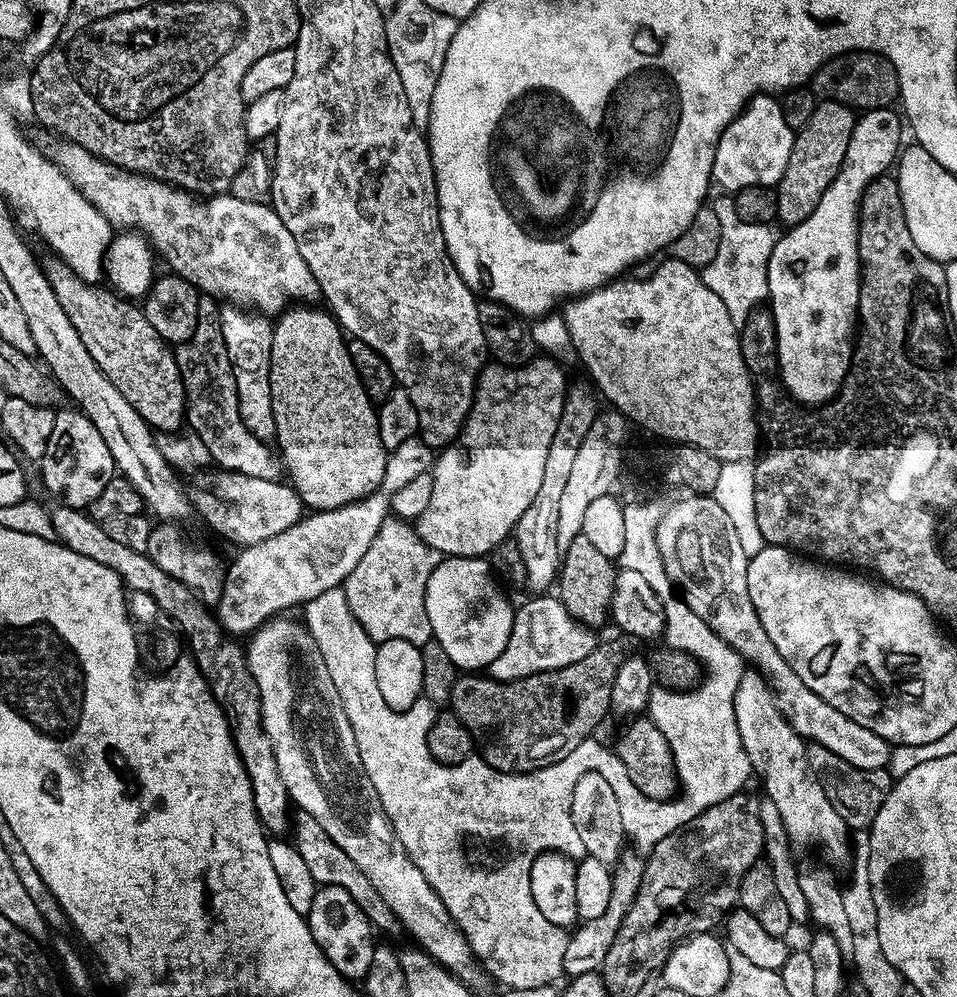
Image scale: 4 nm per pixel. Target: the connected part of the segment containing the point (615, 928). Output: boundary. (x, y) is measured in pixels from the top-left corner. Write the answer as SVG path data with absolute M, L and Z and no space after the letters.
M625 849L620 854L620 859L614 868L612 875L612 892L610 894L610 903L607 906L605 914L596 920L589 920L581 923L568 939L566 952L563 954L563 970L565 975L575 977L584 973L595 972L601 969L604 964L605 956L613 945L617 932L621 930L622 920L629 913L630 906L633 905L634 898L641 888L642 874L645 861L637 858L635 849Z

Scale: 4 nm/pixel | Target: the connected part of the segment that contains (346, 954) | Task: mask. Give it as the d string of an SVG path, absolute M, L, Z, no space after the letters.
M320 886L306 919L314 934L314 942L318 942L322 954L334 966L334 970L338 970L338 974L347 980L363 981L370 970L370 962L374 962L378 940L372 937L374 926L366 918L362 906L358 906L358 902L354 902L354 898L350 898L350 894L338 886Z

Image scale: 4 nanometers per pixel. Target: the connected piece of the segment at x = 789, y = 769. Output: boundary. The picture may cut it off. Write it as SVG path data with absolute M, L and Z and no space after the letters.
M751 671L741 675L733 704L742 746L750 758L755 775L768 776L768 783L762 786L763 791L772 799L776 807L773 808L775 815L780 817L789 833L797 832L808 840L821 840L840 852L848 844L850 829L848 825L840 828L842 818L836 820L838 810L834 810L823 783L810 771L805 741L780 712L768 681L759 671Z

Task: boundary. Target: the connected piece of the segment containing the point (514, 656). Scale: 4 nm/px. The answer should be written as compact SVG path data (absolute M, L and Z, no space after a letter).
M552 594L533 595L536 596L533 600L528 600L521 608L519 605L515 609L510 638L506 642L506 650L502 650L502 654L498 654L498 658L494 658L494 662L489 664L486 669L487 675L491 676L493 680L517 680L518 678L526 678L530 674L558 670L562 666L582 662L582 658L586 658L586 654L590 654L597 648L597 633L589 628L587 624L574 619L566 610L566 606L560 603L555 595L548 595Z

